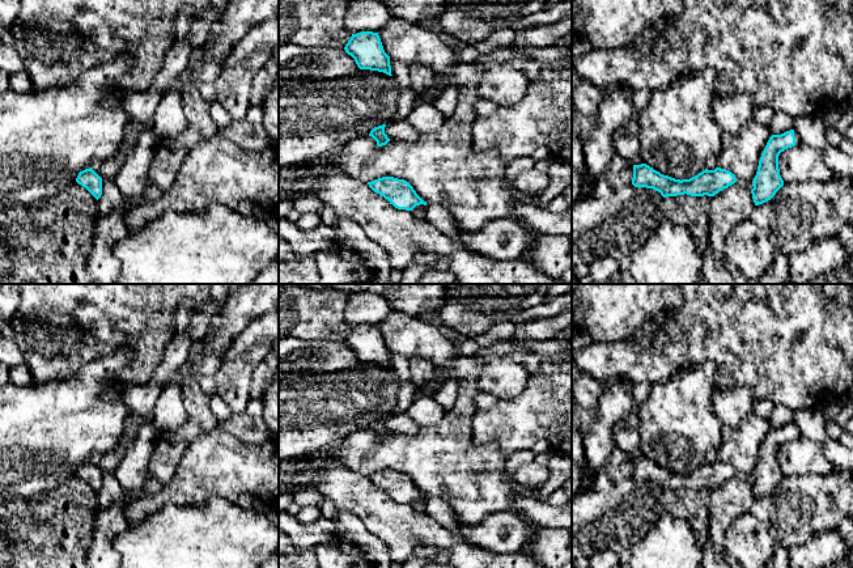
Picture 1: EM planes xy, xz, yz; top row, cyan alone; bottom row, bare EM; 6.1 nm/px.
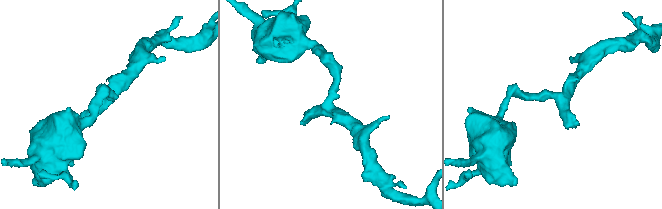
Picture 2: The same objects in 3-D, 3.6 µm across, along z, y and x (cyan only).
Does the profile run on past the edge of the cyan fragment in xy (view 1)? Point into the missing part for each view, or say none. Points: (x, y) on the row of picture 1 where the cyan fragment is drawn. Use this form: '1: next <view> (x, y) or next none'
1: next none

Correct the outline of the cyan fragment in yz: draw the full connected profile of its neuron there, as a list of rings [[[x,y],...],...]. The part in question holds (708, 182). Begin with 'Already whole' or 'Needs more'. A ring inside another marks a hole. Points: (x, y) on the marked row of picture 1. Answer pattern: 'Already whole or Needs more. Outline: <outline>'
Already whole. Outline: [[[646,164],[633,165],[632,185],[635,187],[653,188],[663,198],[684,194],[691,196],[714,196],[735,182],[735,175],[721,168],[716,168],[714,170],[705,169],[689,179],[680,181],[663,175]]]

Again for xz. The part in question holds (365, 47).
Already whole. Outline: [[[361,31],[352,34],[344,47],[360,69],[370,69],[391,75],[390,56],[385,52],[378,33]]]

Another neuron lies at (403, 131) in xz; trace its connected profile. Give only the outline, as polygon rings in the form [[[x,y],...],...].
[[[407,120],[389,122],[385,133],[390,140],[415,143],[420,133]]]

